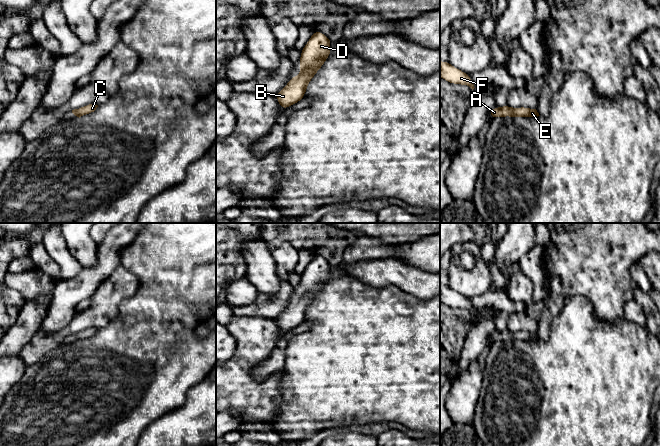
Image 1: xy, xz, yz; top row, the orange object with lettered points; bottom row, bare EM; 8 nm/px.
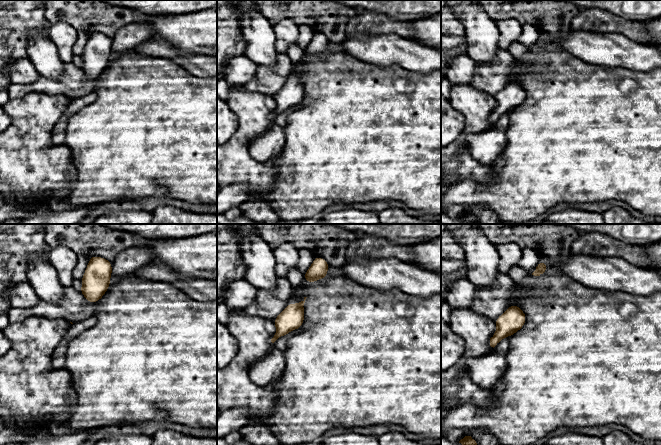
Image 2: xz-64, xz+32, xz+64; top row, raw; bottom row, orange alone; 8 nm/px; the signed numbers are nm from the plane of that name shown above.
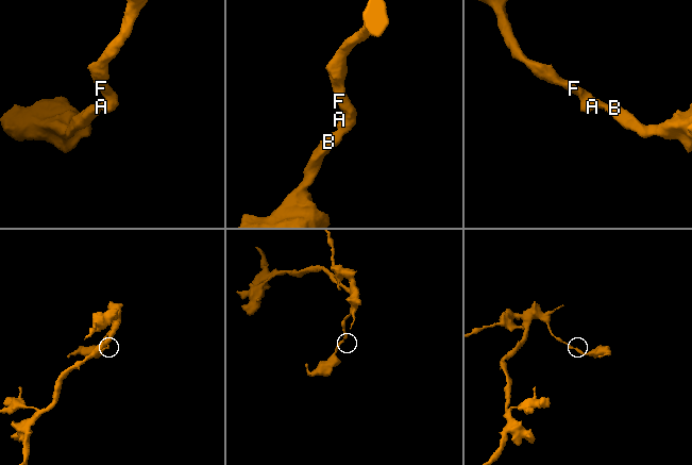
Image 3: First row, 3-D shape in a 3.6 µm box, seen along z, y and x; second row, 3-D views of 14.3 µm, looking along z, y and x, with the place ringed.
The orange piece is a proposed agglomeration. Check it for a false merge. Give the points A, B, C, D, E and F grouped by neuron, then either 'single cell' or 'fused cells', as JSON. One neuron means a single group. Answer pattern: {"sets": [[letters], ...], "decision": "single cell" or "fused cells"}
{"sets": [["A", "B", "C", "D", "E", "F"]], "decision": "single cell"}

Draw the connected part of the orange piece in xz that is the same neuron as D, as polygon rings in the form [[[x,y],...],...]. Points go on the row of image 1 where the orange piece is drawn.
[[[313,32],[301,50],[301,58],[298,61],[301,73],[292,77],[287,85],[275,95],[282,110],[304,98],[309,82],[331,54],[331,43],[332,41],[322,32]]]

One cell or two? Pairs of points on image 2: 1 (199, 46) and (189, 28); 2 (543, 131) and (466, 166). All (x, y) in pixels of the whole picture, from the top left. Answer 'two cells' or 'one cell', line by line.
1: one cell
2: two cells

